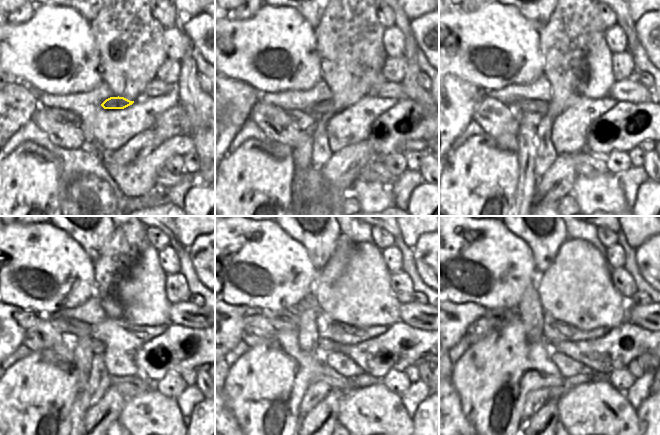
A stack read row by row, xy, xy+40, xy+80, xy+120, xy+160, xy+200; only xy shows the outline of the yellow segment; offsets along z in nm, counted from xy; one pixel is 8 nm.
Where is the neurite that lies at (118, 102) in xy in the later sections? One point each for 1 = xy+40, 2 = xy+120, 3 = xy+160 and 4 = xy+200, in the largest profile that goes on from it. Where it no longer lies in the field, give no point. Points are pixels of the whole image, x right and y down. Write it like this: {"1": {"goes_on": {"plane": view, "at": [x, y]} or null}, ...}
{"1": {"goes_on": {"plane": "xy+40", "at": [318, 110]}}, "2": {"goes_on": {"plane": "xy+120", "at": [74, 327]}}, "3": {"goes_on": {"plane": "xy+160", "at": [283, 320]}}, "4": {"goes_on": {"plane": "xy+200", "at": [501, 322]}}}

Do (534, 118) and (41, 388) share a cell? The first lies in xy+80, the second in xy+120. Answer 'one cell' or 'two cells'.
one cell

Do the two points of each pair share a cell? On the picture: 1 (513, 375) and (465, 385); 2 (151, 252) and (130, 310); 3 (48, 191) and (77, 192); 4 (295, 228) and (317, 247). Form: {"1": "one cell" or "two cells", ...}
{"1": "one cell", "2": "one cell", "3": "two cells", "4": "one cell"}

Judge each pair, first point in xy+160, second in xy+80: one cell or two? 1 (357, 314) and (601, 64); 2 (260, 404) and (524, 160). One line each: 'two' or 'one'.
1: one
2: two

